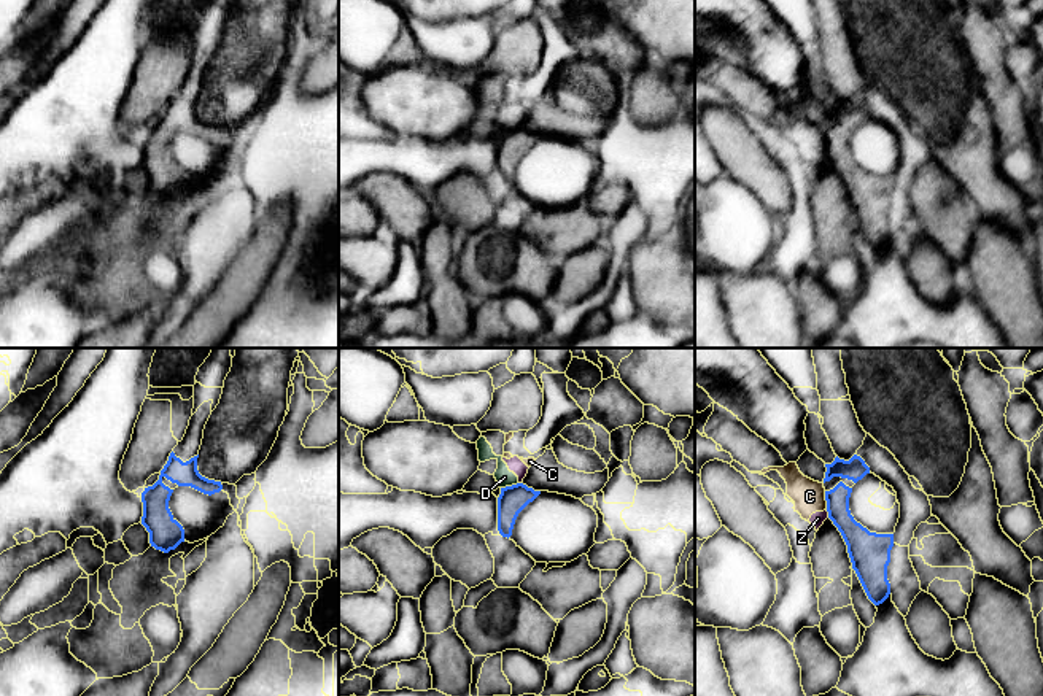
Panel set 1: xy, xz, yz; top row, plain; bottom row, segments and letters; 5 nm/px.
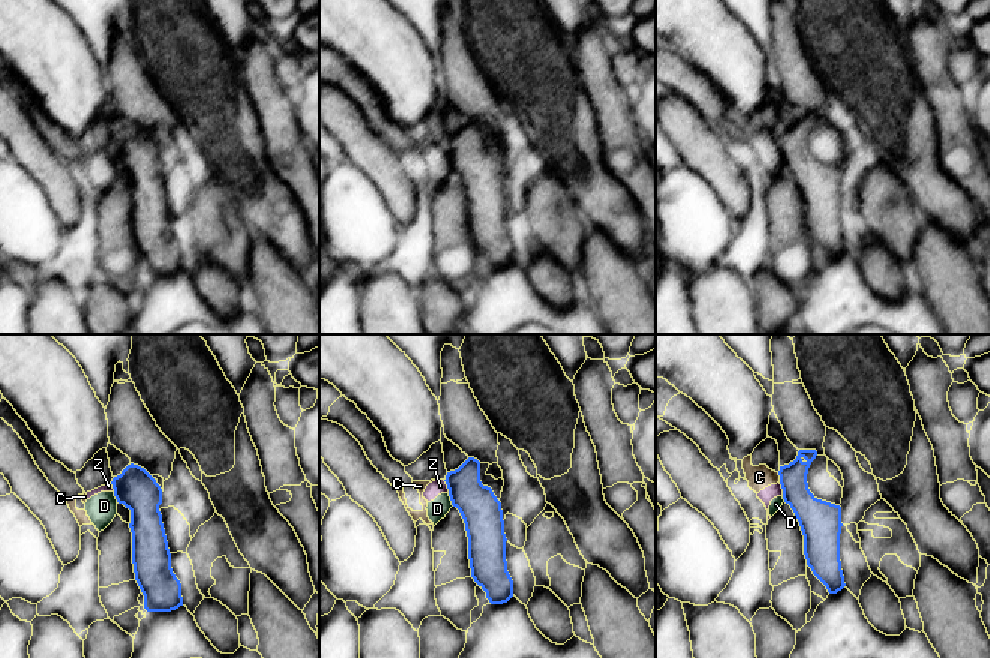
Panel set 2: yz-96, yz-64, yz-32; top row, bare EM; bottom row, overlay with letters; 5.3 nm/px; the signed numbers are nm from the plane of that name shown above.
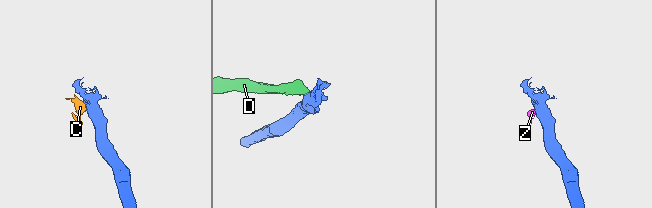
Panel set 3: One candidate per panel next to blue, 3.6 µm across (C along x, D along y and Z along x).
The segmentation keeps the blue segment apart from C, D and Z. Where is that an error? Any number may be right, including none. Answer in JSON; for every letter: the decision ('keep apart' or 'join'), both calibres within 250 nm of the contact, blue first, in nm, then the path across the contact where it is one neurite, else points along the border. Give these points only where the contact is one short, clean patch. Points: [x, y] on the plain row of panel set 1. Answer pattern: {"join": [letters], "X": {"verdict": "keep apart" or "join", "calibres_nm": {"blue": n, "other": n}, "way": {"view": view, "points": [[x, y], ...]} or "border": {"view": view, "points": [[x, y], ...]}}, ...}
{"join": [], "C": {"verdict": "keep apart", "calibres_nm": {"blue": 130, "other": 160}, "border": {"view": "yz", "points": [[824, 135], [827, 151]]}}, "D": {"verdict": "keep apart", "calibres_nm": {"blue": 140, "other": 90}, "border": {"view": "xz", "points": [[517, 126], [501, 132]]}}, "Z": {"verdict": "keep apart", "calibres_nm": {"blue": 170, "other": 70}, "border": {"view": "yz", "points": [[825, 153], [829, 161]]}}}

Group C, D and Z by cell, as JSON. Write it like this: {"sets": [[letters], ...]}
{"sets": [["C", "D", "Z"]]}

